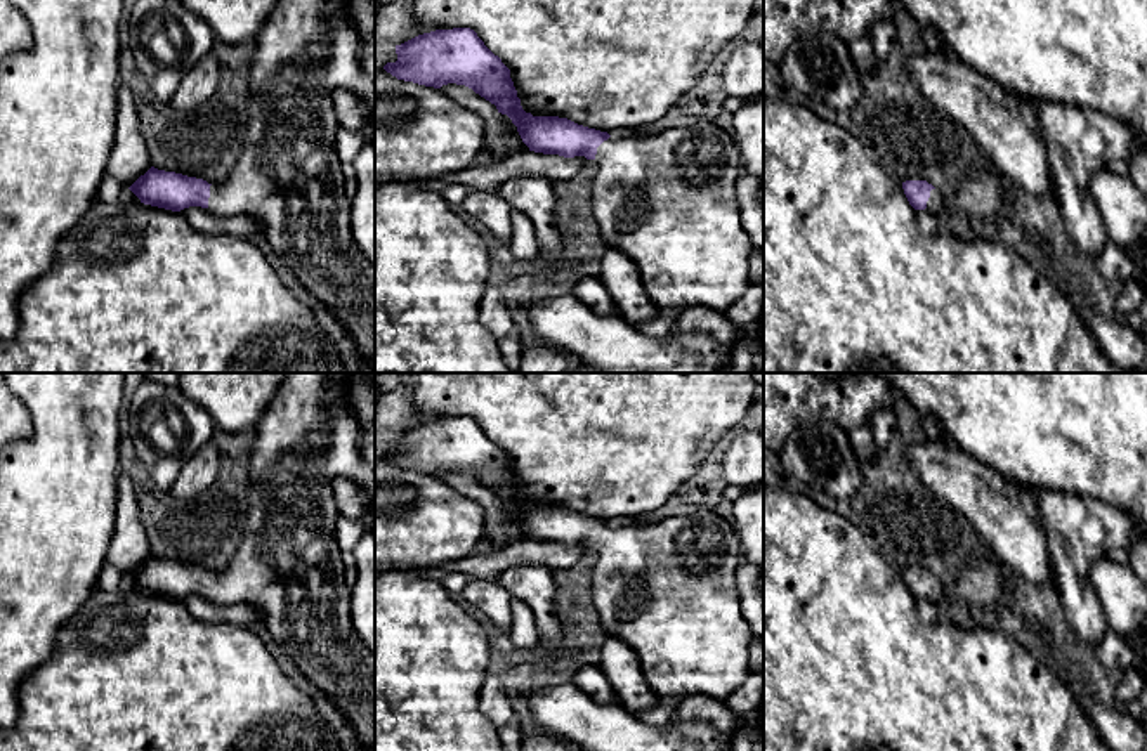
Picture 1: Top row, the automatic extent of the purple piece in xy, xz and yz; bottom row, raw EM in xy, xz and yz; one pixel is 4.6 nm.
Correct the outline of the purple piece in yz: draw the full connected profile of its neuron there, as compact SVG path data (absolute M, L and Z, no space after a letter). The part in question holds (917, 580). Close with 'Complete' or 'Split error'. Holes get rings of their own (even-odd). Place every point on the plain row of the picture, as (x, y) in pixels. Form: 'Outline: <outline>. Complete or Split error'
Outline: M927 569L902 571L904 583L914 598L928 598L935 604L946 600L946 586Z. Split error

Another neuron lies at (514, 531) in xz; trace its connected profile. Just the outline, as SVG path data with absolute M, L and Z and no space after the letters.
M500 501L500 505L505 512L503 520L507 524L507 539L505 539L503 546L528 539L529 536L522 531L519 520L517 520L517 515L512 512L512 508L507 503L501 503L501 501Z

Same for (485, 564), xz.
M528 538L500 550L481 548L462 560L437 567L415 569L413 572L422 579L434 581L442 581L455 572L465 574L469 579L495 581L505 569L517 565L543 565L552 571L562 567L574 569L585 550L585 545L564 546Z

